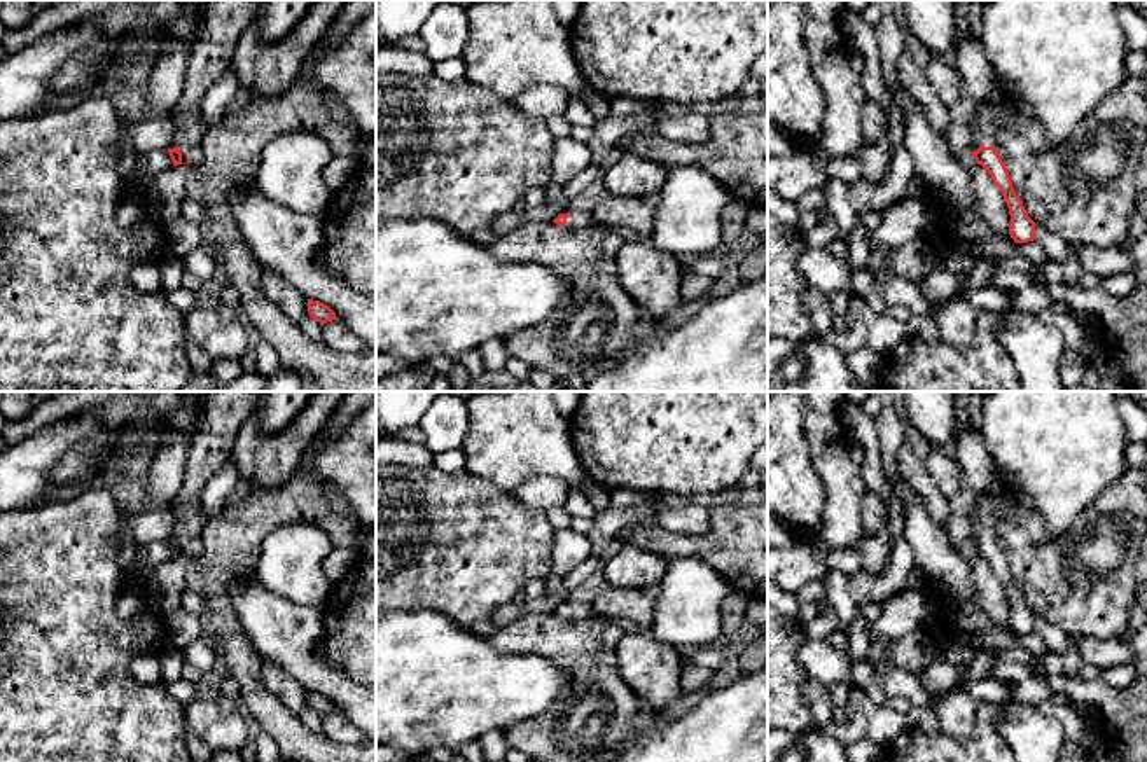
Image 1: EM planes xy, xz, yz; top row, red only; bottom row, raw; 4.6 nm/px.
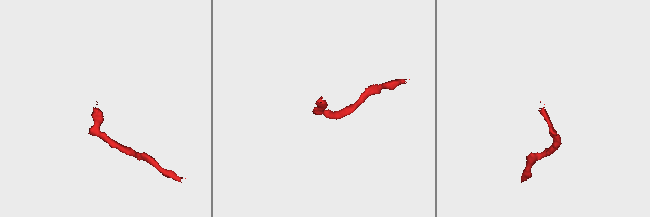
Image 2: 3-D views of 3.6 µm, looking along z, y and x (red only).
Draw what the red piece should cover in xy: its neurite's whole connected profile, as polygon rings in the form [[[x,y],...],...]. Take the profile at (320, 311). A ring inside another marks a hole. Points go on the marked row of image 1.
[[[308,299],[308,313],[320,323],[336,320],[336,313],[323,302]]]

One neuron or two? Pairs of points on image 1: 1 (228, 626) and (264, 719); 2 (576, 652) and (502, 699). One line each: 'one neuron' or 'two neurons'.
1: one neuron
2: two neurons

